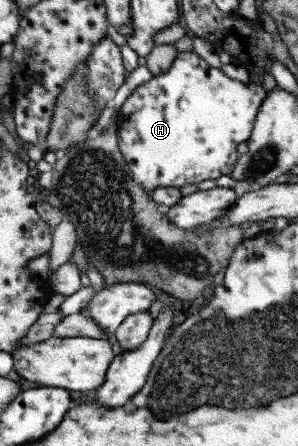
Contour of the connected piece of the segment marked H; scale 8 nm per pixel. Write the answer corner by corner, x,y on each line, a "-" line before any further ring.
179,51
165,72
137,86
118,110
119,151
129,167
128,173
148,192
165,186
180,188
186,184
199,184
228,174
235,167
237,146
253,134
257,112
267,94
269,92
258,83
249,81
244,84
225,75
221,69
210,67
193,51

